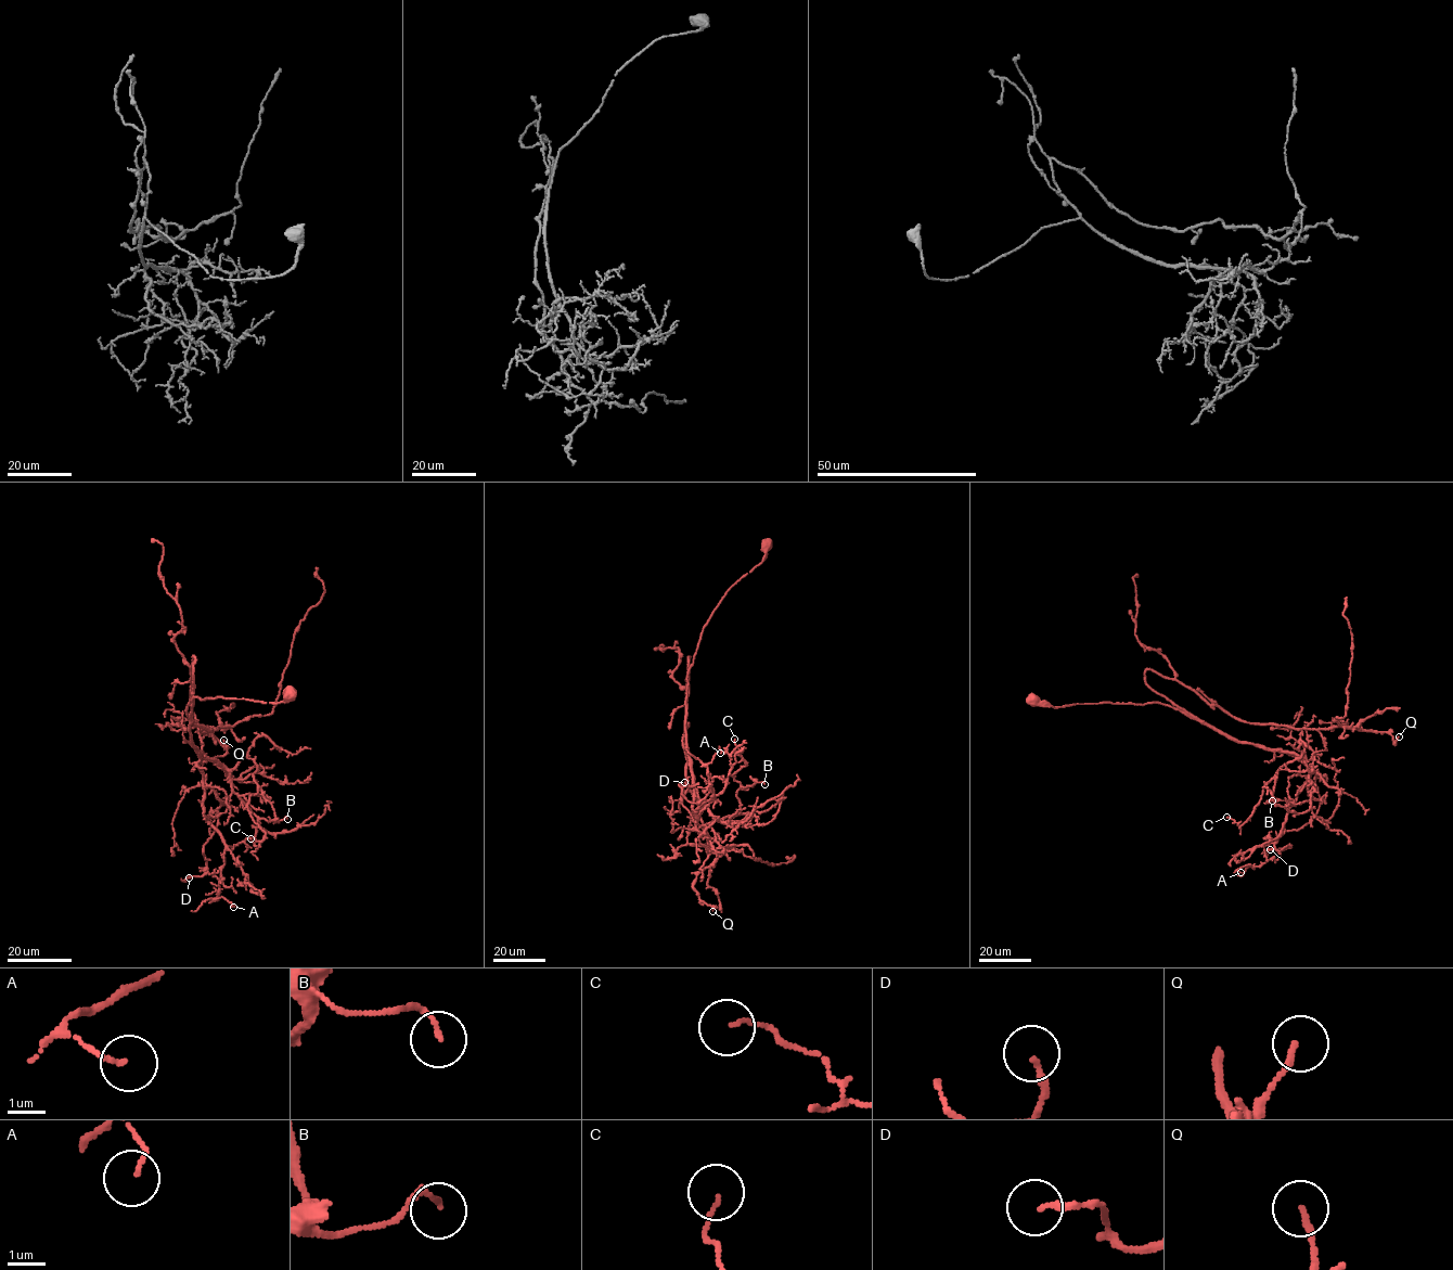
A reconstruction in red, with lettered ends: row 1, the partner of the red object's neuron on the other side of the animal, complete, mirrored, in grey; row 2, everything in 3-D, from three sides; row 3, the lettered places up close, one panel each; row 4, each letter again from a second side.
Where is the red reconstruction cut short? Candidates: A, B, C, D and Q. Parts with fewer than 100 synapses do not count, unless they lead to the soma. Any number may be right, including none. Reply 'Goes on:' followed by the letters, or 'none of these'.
Goes on: none of these

